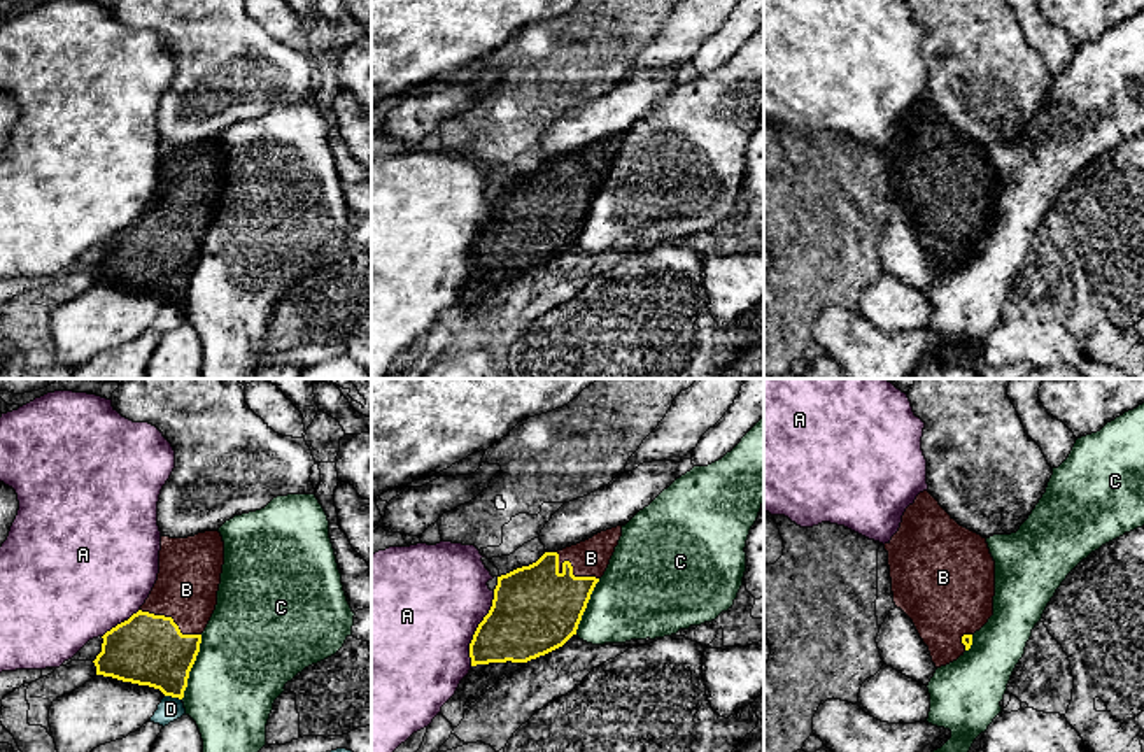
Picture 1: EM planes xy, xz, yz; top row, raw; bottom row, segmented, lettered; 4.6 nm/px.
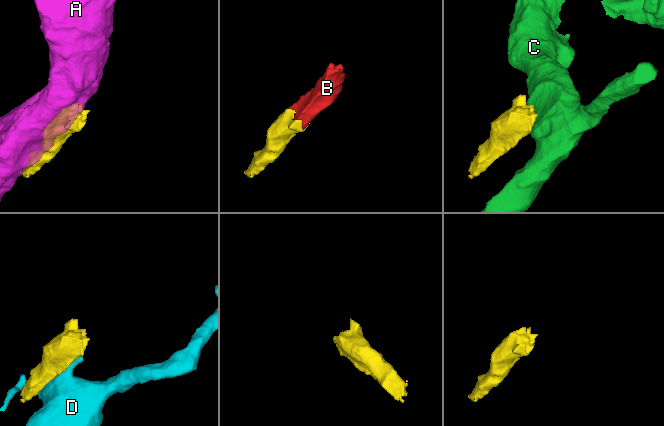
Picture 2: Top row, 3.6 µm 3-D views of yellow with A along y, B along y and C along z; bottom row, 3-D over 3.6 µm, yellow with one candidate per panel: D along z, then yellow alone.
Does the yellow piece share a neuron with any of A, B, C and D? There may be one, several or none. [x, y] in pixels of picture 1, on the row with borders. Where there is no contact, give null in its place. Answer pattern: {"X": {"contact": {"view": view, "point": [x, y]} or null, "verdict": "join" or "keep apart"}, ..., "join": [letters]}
{"A": {"contact": {"view": "xz", "point": [477, 628]}, "verdict": "keep apart"}, "B": {"contact": {"view": "xz", "point": [572, 572]}, "verdict": "join"}, "C": {"contact": {"view": "xy", "point": [191, 666]}, "verdict": "keep apart"}, "D": {"contact": {"view": "xy", "point": [174, 696]}, "verdict": "keep apart"}, "join": ["B"]}

